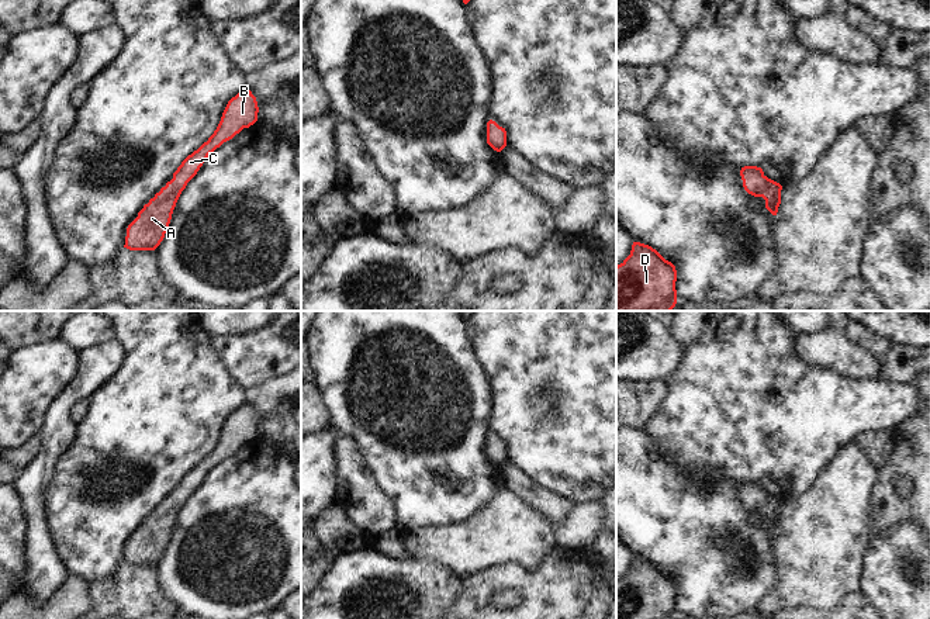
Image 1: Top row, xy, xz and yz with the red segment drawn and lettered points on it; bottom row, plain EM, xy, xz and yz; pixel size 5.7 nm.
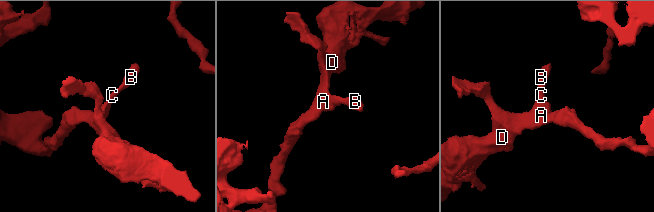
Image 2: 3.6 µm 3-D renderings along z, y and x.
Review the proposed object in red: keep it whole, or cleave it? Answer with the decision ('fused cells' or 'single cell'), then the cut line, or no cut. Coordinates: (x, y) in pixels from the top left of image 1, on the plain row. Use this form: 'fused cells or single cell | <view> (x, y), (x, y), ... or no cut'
single cell | no cut

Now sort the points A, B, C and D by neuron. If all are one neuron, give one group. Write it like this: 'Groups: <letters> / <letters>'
Groups: A B C D

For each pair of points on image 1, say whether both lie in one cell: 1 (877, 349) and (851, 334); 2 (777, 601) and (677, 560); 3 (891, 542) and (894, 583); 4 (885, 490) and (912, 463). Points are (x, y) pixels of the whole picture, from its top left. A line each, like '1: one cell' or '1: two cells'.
1: one cell
2: two cells
3: one cell
4: one cell

